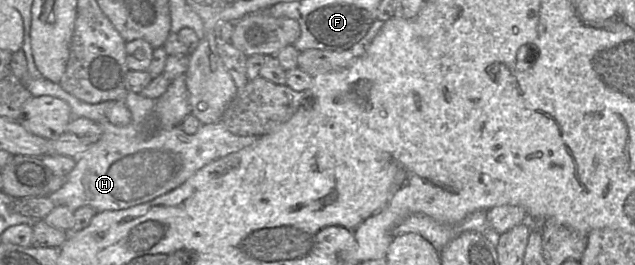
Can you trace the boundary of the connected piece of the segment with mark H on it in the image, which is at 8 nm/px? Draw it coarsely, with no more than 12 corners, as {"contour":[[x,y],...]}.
{"contour":[[127,92],[128,128],[102,128],[62,187],[72,212],[150,202],[251,145],[221,123],[147,138],[156,100]]}

